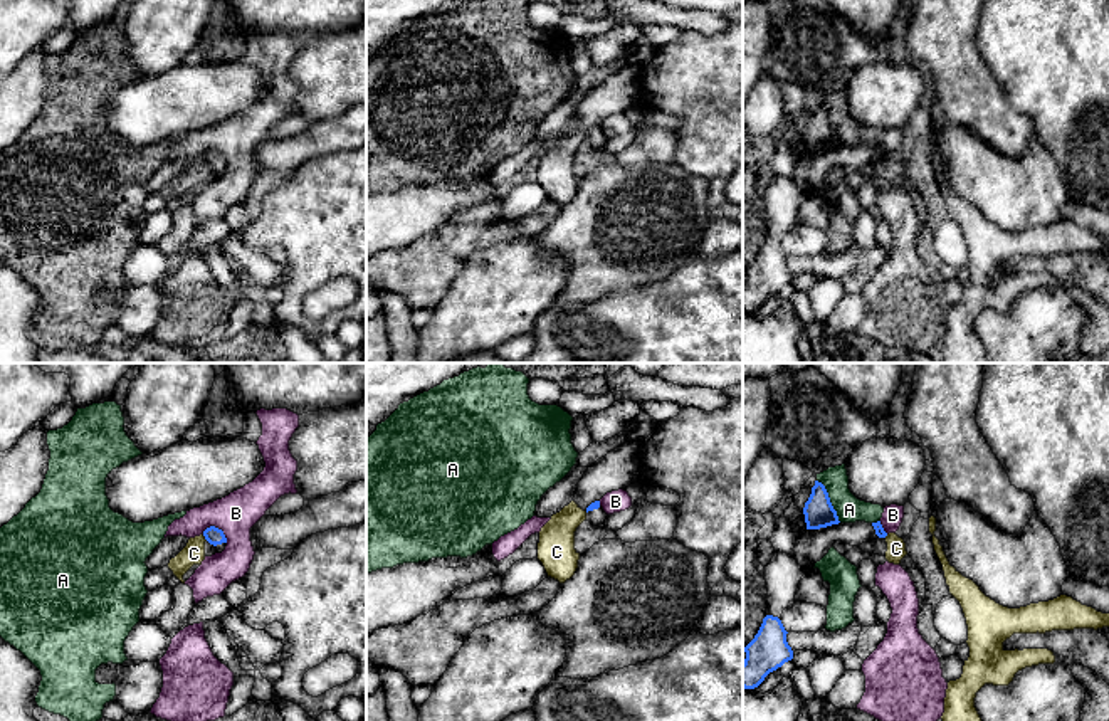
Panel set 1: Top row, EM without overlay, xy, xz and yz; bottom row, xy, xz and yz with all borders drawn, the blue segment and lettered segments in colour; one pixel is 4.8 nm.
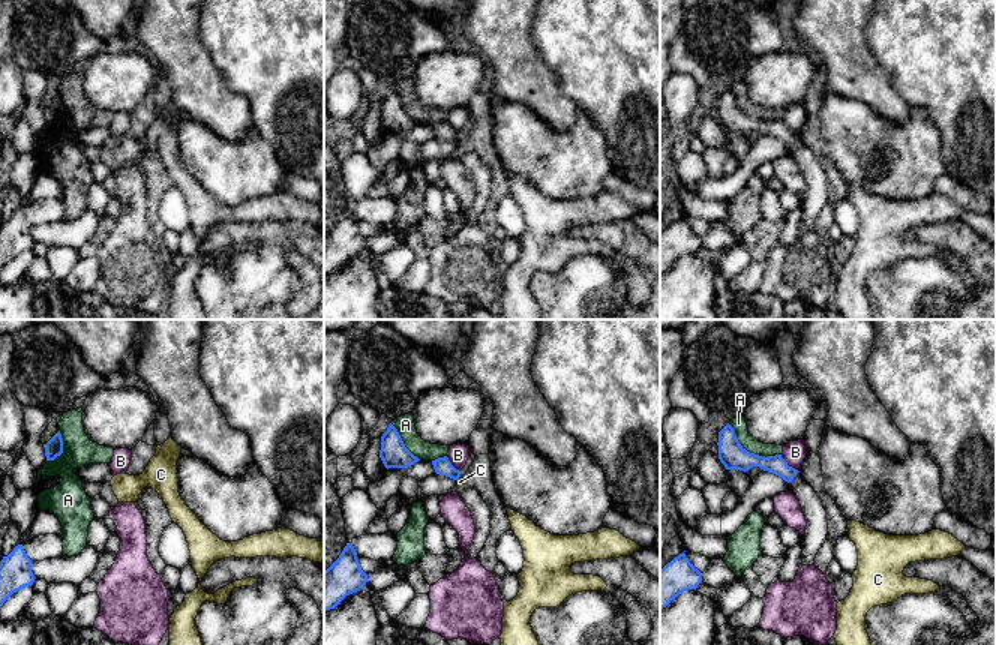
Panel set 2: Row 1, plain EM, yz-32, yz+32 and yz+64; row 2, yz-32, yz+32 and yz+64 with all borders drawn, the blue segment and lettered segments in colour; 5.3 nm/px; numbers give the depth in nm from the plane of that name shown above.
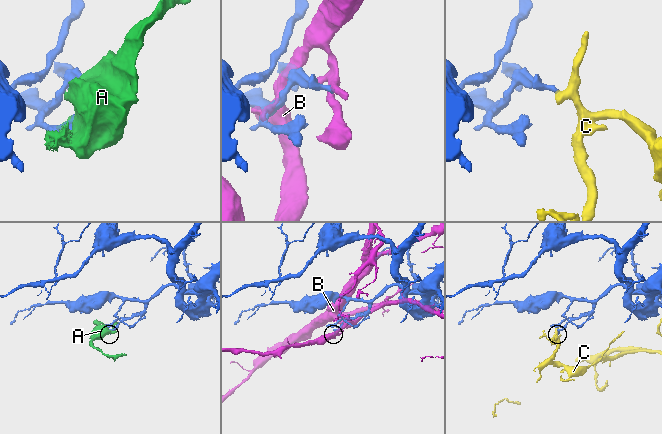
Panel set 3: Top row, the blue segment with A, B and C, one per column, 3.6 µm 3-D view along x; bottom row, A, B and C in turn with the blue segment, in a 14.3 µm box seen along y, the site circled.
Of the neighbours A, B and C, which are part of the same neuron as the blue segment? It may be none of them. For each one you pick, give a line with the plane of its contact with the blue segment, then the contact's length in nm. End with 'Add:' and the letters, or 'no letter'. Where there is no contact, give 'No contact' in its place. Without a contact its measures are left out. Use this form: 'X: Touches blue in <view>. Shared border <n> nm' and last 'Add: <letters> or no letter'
Add: no letter

